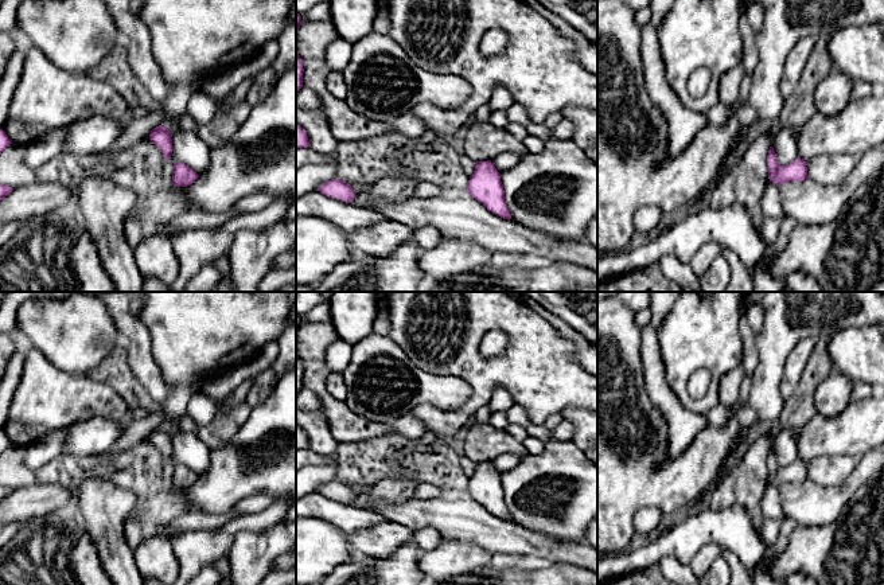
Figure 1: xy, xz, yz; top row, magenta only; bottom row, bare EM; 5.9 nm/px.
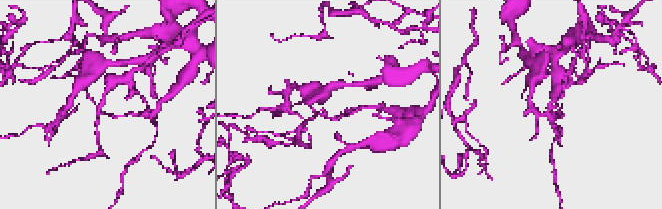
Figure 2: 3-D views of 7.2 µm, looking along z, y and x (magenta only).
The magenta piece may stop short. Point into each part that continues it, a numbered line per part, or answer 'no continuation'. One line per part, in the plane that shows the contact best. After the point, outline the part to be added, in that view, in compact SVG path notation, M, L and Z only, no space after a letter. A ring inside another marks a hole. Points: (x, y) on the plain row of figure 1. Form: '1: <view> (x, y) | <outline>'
no continuation

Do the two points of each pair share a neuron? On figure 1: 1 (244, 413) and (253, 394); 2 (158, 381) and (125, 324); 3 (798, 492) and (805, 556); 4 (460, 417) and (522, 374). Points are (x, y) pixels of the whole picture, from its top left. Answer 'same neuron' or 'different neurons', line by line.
1: different neurons
2: same neuron
3: different neurons
4: same neuron

